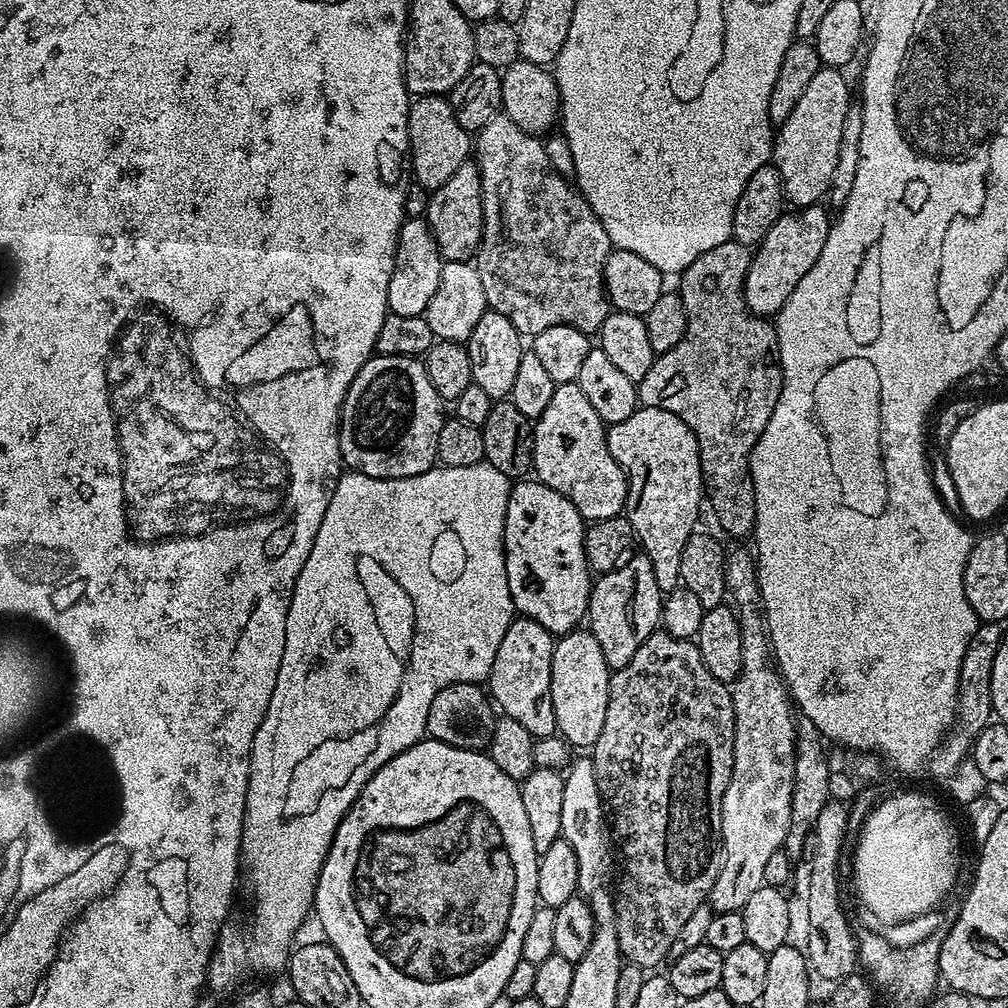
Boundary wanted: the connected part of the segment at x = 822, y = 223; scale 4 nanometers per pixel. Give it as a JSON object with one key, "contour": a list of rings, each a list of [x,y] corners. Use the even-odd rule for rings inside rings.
{"contour":[[[813,206],[785,211],[778,222],[770,226],[770,234],[755,245],[744,283],[744,301],[755,316],[775,317],[782,306],[786,306],[786,298],[794,294],[794,286],[798,286],[798,282],[802,282],[803,276],[810,271],[810,266],[818,262],[818,254],[822,254],[822,245],[826,243],[830,227],[830,216],[822,209]]]}

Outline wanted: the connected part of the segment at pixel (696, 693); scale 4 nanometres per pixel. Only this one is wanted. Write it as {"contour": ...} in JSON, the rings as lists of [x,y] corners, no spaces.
{"contour":[[[657,630],[650,634],[650,638],[646,638],[646,642],[642,642],[642,646],[638,646],[638,650],[634,653],[634,658],[630,658],[630,662],[626,662],[626,666],[615,669],[609,675],[610,694],[608,695],[608,705],[606,706],[606,723],[602,725],[602,734],[598,734],[598,742],[594,742],[594,746],[590,749],[592,757],[592,765],[594,766],[594,778],[598,782],[598,790],[600,796],[604,800],[607,819],[610,821],[610,835],[614,841],[615,851],[618,853],[618,875],[614,880],[614,895],[616,897],[616,929],[618,930],[618,946],[620,947],[621,957],[627,963],[636,964],[639,968],[645,970],[656,970],[664,959],[669,959],[674,942],[678,938],[678,934],[682,934],[682,926],[686,926],[690,914],[694,914],[694,910],[698,910],[700,904],[705,903],[712,895],[712,887],[718,878],[718,874],[722,870],[722,862],[724,861],[724,847],[722,846],[722,798],[726,794],[726,786],[730,782],[730,774],[734,766],[734,706],[732,705],[732,694],[729,685],[723,684],[718,678],[714,678],[714,674],[710,674],[710,670],[706,670],[706,666],[702,662],[702,654],[696,649],[692,640],[683,640],[682,638],[674,638],[669,632]]]}

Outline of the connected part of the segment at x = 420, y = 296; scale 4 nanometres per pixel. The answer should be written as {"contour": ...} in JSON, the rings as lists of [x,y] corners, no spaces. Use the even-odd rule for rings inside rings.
{"contour":[[[405,219],[396,239],[394,270],[390,274],[389,313],[423,316],[426,306],[430,306],[430,298],[434,298],[434,290],[438,290],[438,278],[442,278],[444,262],[427,219]]]}

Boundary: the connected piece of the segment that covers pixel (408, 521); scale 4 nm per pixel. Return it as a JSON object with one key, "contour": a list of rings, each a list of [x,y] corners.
{"contour":[[[486,462],[453,468],[433,466],[429,472],[397,480],[370,478],[351,470],[341,475],[330,498],[330,506],[326,506],[326,514],[322,514],[322,526],[318,526],[318,534],[306,558],[306,566],[302,566],[294,582],[294,594],[286,614],[286,650],[282,650],[278,682],[274,686],[274,694],[270,694],[270,706],[262,718],[262,726],[258,726],[258,734],[254,734],[254,746],[250,750],[250,774],[240,851],[246,876],[248,872],[248,884],[252,887],[252,925],[248,932],[231,926],[221,931],[212,960],[208,964],[206,984],[209,989],[235,993],[241,987],[239,984],[243,976],[251,972],[276,972],[279,968],[281,971],[287,965],[294,944],[292,935],[303,926],[304,919],[313,911],[316,883],[324,865],[324,856],[330,850],[334,834],[358,798],[362,786],[366,786],[371,776],[386,766],[390,758],[425,739],[426,714],[430,714],[430,702],[434,702],[434,694],[438,694],[438,690],[451,684],[480,684],[487,681],[494,666],[494,654],[498,654],[498,645],[512,625],[516,612],[510,594],[510,582],[506,582],[504,565],[506,502],[511,492],[510,477],[502,474],[502,470],[494,470],[494,466]]]}

